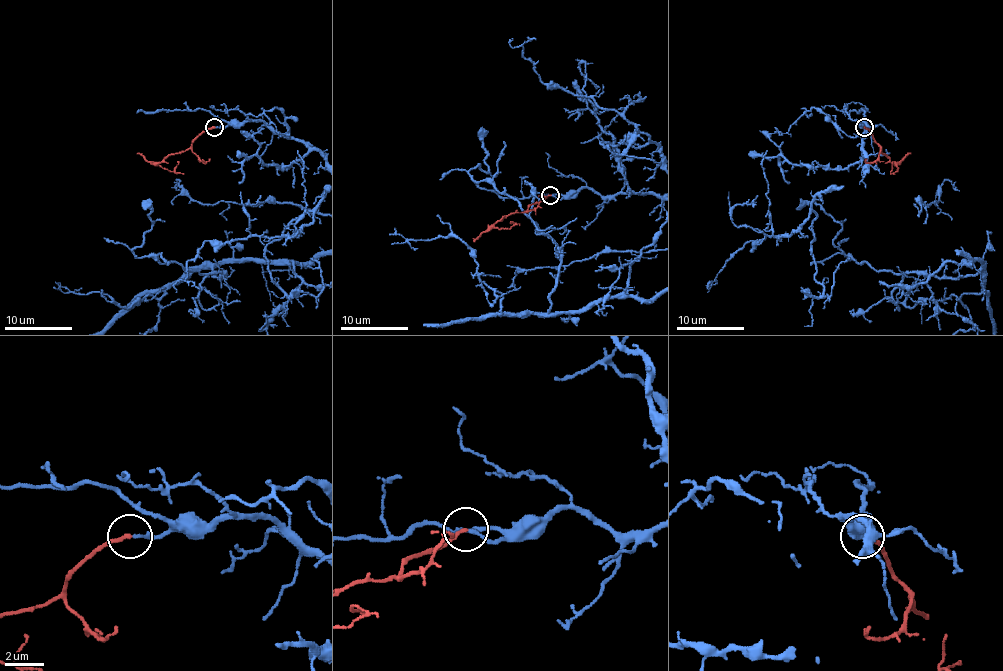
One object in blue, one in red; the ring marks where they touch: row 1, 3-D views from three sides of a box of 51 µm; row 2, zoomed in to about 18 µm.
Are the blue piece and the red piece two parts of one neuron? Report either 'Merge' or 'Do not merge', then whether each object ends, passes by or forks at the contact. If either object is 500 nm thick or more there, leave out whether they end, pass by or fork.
Merge. At the ring blue ends. At the ring red ends

